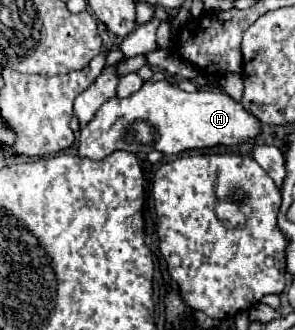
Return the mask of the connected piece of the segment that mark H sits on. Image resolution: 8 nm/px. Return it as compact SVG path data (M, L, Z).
M145 81L135 95L127 99L109 99L97 111L93 121L81 125L77 155L93 161L101 161L117 149L131 151L135 155L143 155L143 151L147 155L153 149L161 151L163 155L179 155L189 149L255 143L261 131L261 121L239 101L233 101L227 93L207 89L185 93L169 81Z

